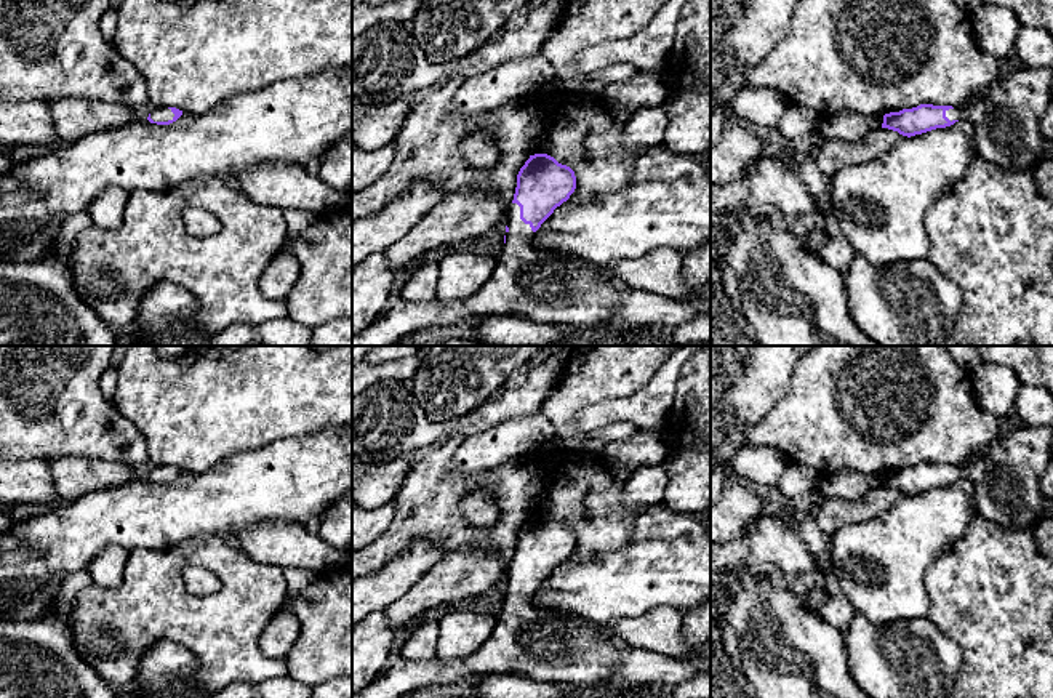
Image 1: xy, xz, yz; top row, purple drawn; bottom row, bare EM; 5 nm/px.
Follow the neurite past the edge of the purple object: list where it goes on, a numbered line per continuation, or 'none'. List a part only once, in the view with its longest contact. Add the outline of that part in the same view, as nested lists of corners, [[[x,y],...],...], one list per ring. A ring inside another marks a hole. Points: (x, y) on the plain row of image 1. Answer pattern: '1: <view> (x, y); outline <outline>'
1: xy (159, 473); outline [[[155,466],[152,471],[150,471],[150,477],[154,480],[168,480],[168,479],[173,479],[174,472],[171,471],[171,467],[168,466]]]

